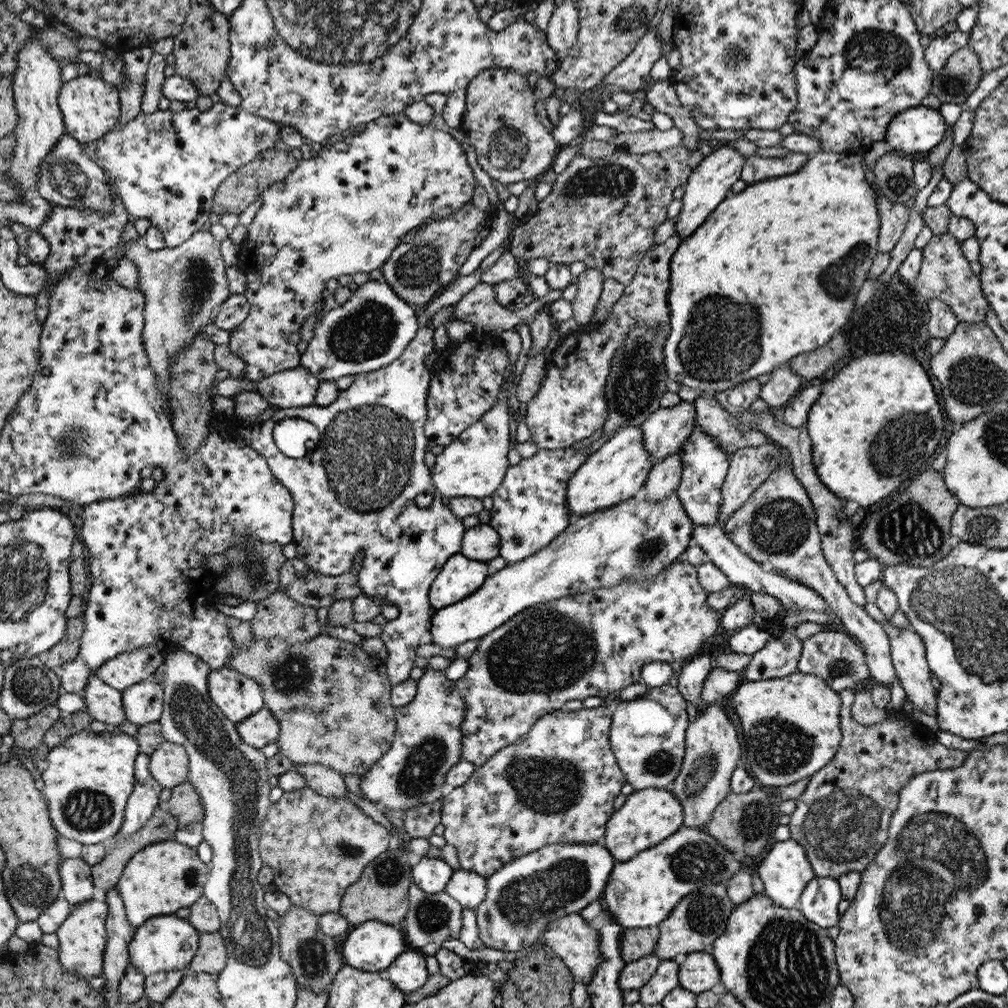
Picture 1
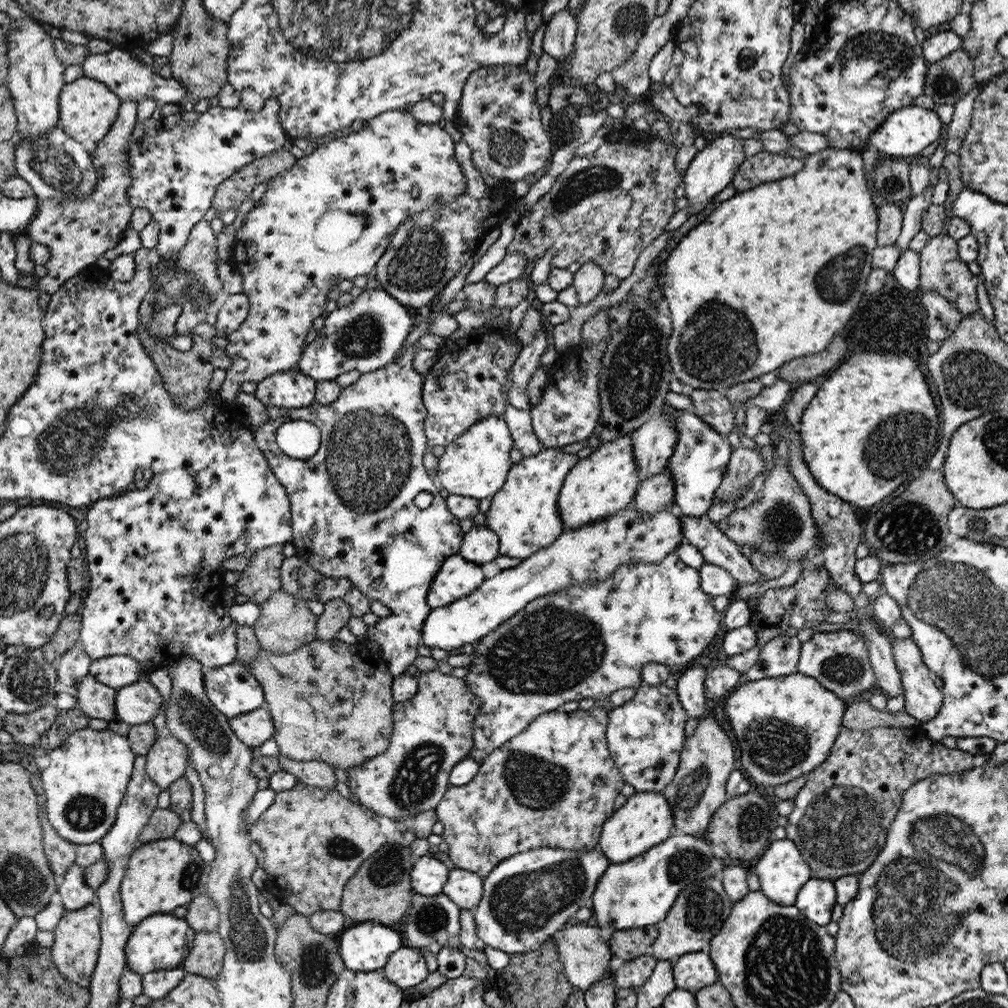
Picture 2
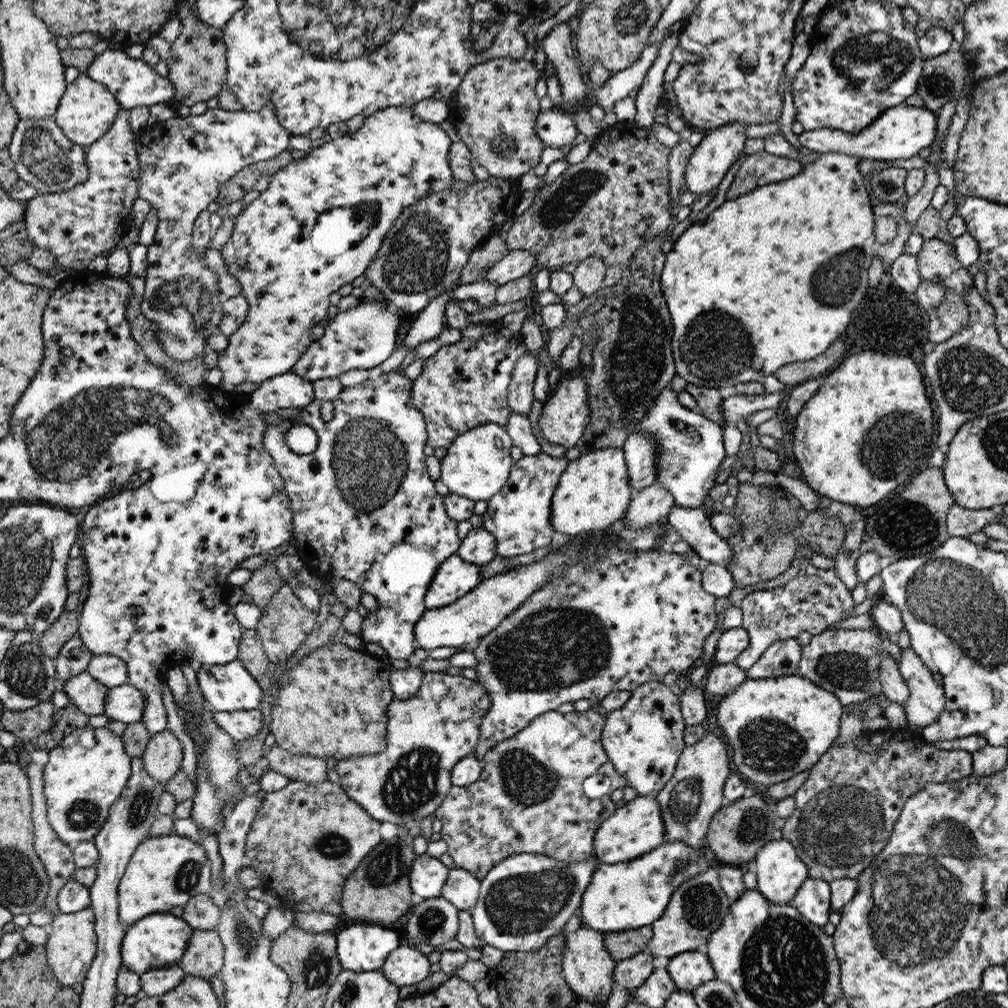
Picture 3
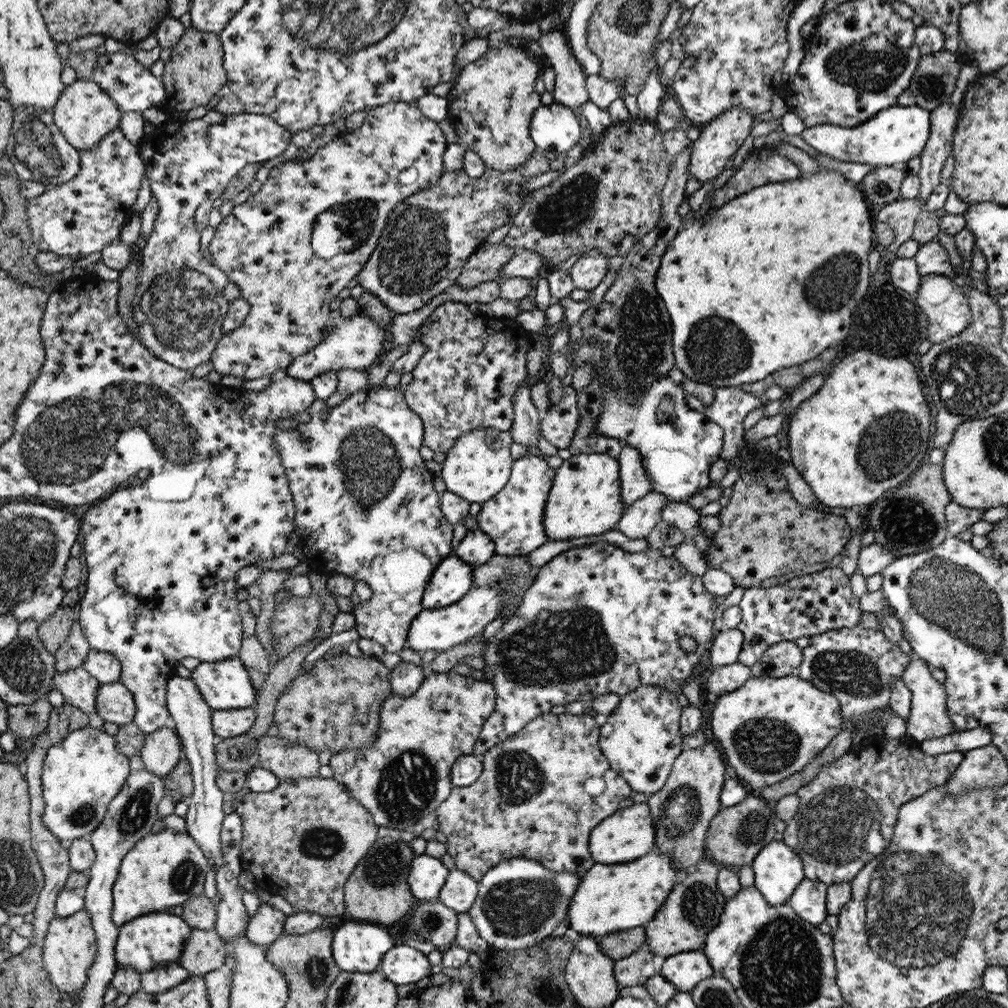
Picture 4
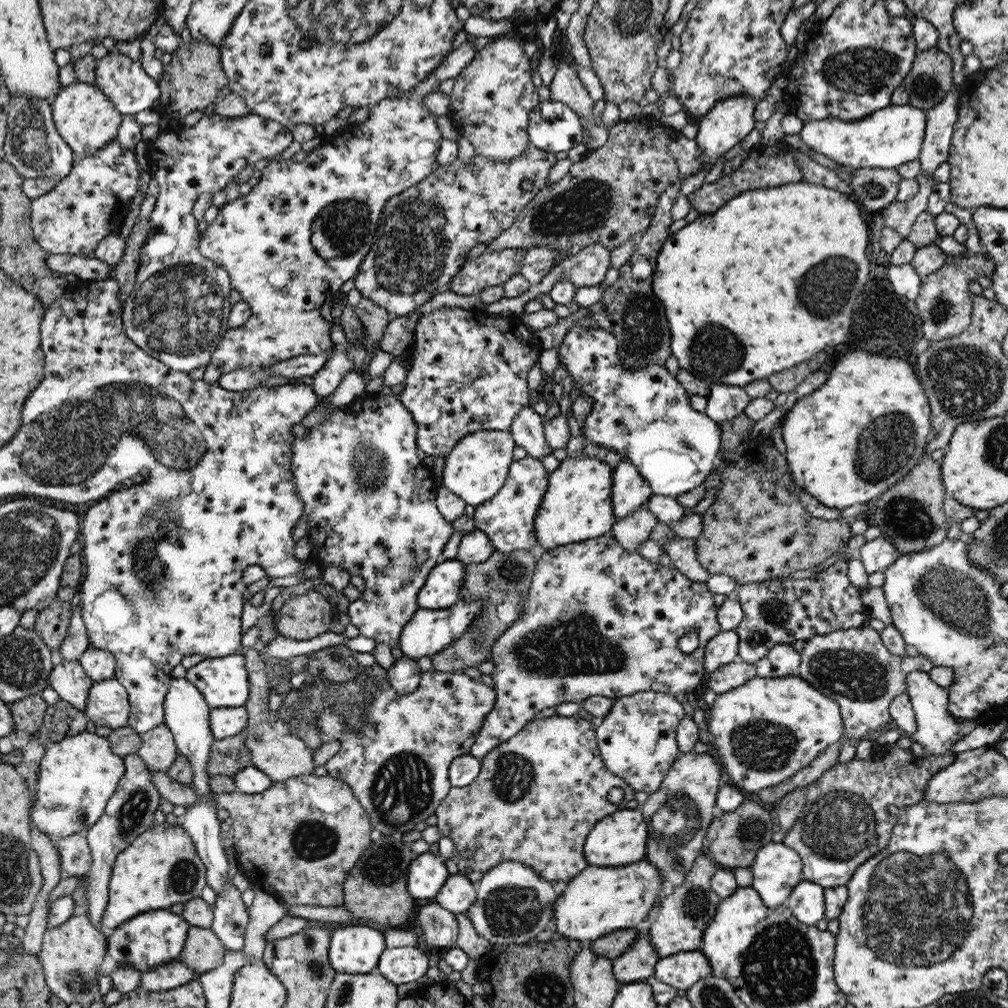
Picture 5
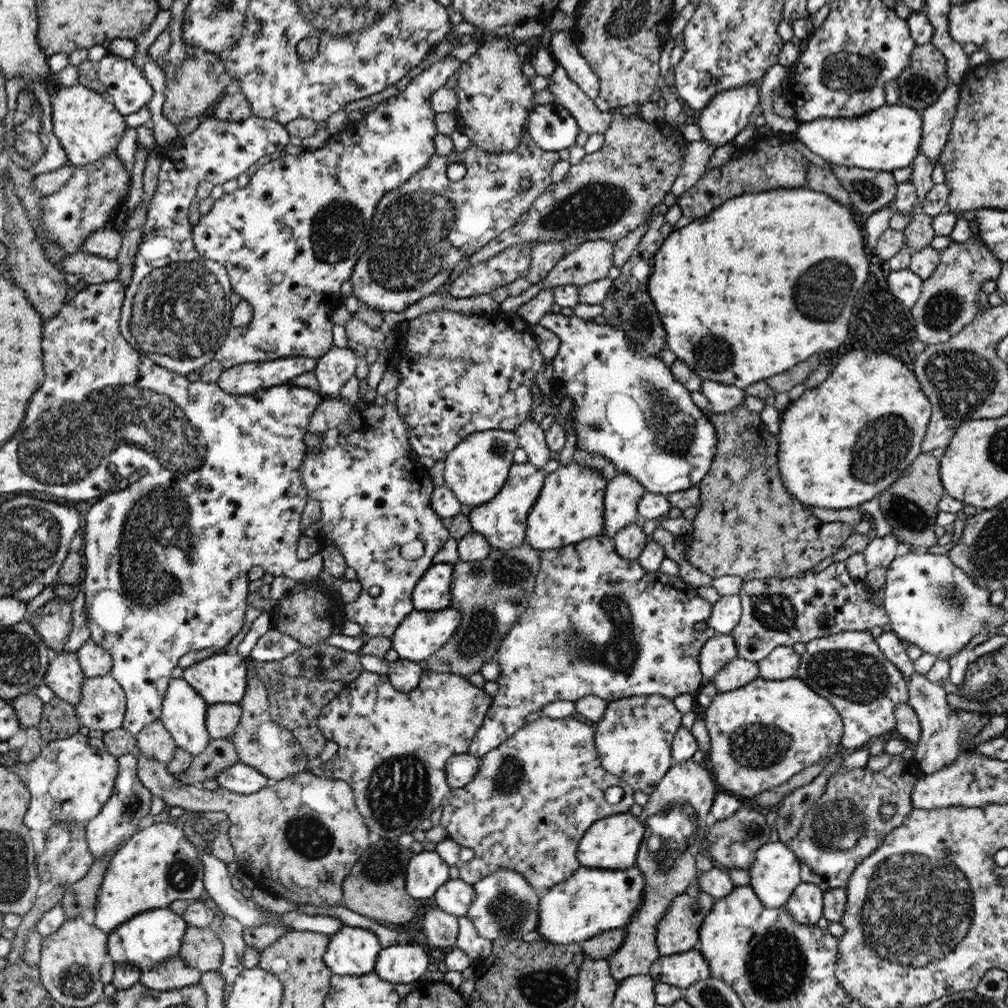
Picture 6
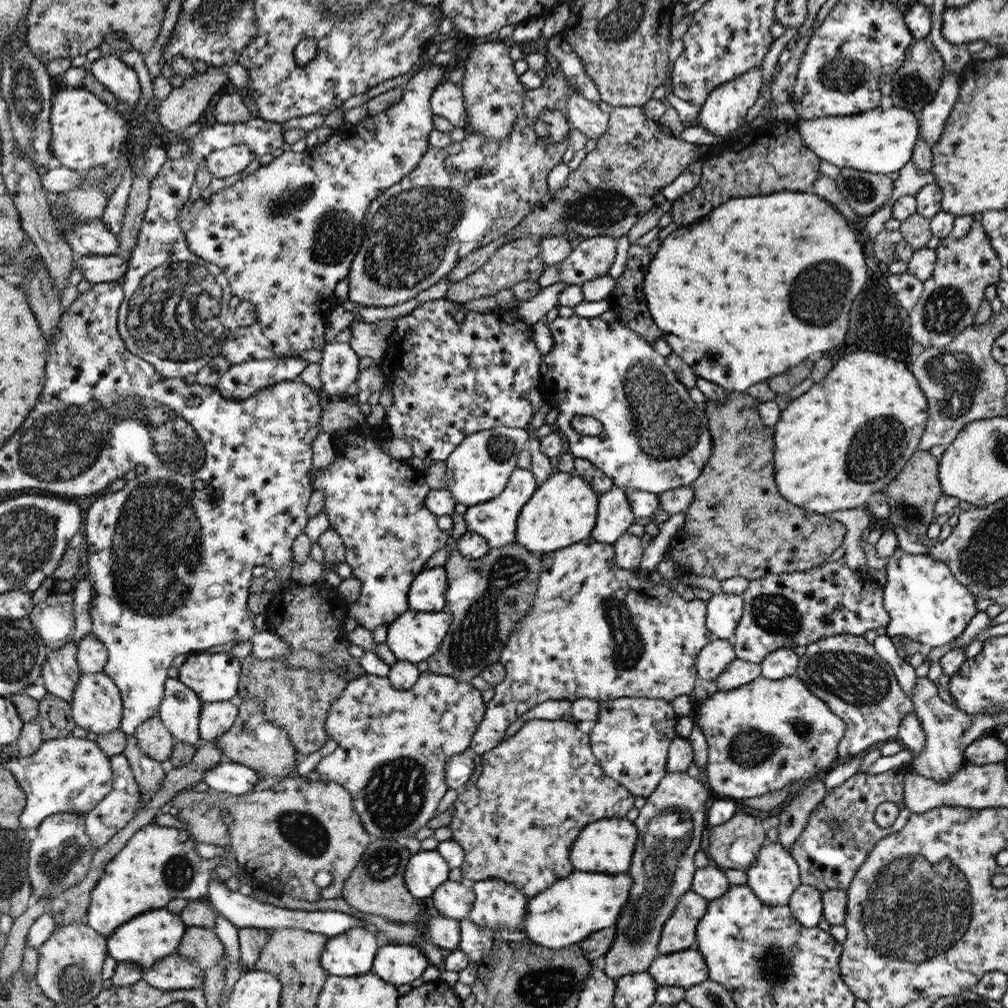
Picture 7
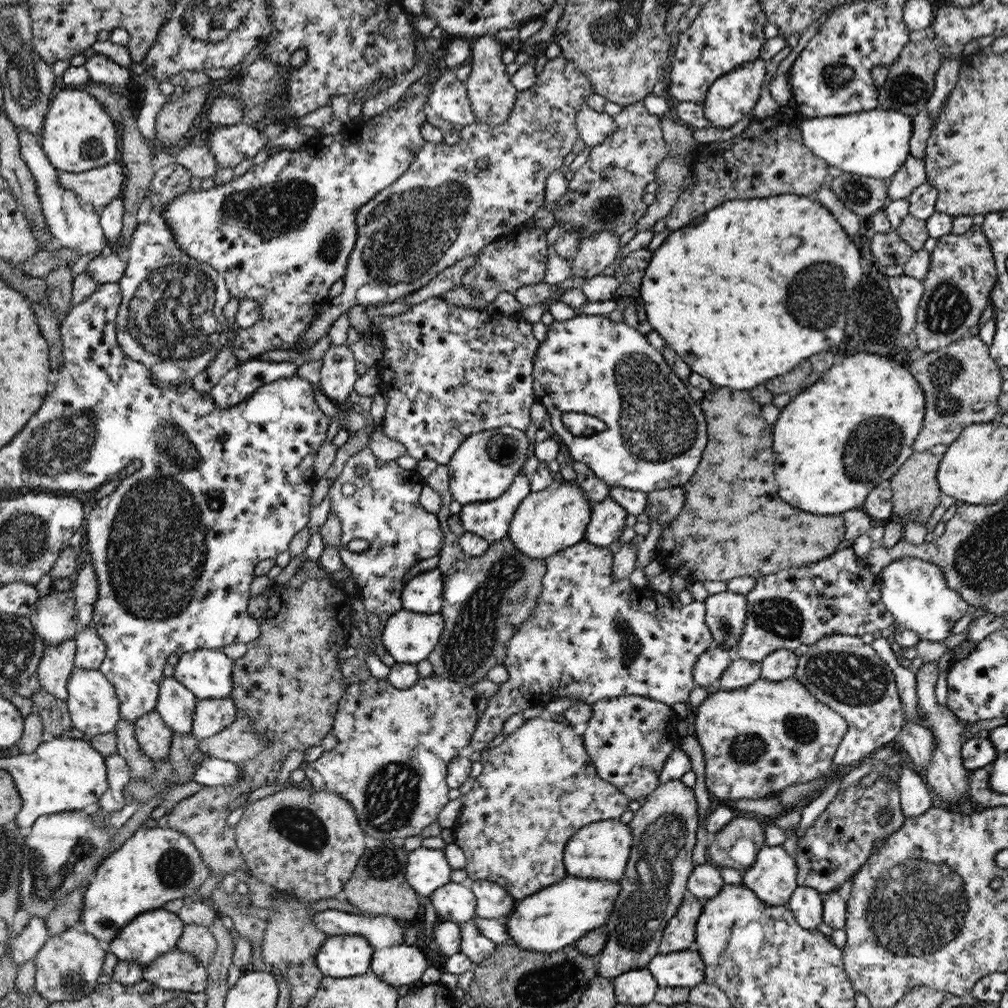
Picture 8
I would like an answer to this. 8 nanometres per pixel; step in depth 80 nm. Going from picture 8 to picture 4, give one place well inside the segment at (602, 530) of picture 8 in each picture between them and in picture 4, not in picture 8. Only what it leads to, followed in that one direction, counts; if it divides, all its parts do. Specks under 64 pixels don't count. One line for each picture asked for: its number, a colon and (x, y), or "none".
4: (635, 483)
5: (630, 490)
6: (623, 493)
7: (614, 516)

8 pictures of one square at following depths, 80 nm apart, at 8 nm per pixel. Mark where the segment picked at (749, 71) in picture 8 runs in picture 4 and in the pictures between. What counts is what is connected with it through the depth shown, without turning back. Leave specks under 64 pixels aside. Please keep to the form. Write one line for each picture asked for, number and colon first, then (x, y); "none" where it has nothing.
4: (717, 141)
5: (730, 121)
6: (720, 122)
7: (727, 104)

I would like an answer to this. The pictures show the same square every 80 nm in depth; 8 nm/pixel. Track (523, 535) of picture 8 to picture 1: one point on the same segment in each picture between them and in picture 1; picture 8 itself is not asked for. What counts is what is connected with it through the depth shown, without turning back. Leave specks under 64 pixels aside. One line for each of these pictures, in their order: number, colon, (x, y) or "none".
1: (614, 473)
2: (602, 484)
3: (594, 491)
4: (586, 499)
5: (578, 506)
6: (571, 507)
7: (563, 510)

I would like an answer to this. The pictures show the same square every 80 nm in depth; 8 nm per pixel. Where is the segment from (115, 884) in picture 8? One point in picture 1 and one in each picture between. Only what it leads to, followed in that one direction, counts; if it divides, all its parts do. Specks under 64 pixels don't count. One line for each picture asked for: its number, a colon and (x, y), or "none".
1: (164, 876)
2: (161, 875)
3: (166, 871)
4: (166, 868)
5: (162, 867)
6: (159, 864)
7: (158, 864)

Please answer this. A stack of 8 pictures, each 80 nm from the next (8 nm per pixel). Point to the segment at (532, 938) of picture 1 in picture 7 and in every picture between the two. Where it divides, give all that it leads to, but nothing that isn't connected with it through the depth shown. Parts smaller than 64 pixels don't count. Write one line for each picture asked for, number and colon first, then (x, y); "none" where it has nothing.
2: (526, 899)
3: (528, 898)
4: (520, 902)
5: (514, 903)
6: (506, 905)
7: (498, 904)

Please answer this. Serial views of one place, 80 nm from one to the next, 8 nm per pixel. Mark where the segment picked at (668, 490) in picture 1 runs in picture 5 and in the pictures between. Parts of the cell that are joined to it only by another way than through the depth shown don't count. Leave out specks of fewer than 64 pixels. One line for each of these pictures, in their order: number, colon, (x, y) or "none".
2: (653, 495)
3: (651, 504)
4: (637, 521)
5: (631, 531)

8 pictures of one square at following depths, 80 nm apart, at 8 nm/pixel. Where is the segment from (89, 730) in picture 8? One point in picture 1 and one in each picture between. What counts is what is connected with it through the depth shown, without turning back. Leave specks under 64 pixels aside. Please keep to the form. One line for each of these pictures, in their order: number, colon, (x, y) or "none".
1: (143, 703)
2: (137, 703)
3: (125, 703)
4: (114, 703)
5: (108, 705)
6: (102, 704)
7: (96, 705)

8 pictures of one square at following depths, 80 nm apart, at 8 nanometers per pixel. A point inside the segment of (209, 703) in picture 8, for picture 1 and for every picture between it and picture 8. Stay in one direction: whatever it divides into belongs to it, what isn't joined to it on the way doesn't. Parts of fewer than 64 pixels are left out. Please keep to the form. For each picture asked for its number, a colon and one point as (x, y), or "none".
1: (261, 728)
2: (253, 728)
3: (240, 724)
4: (226, 723)
5: (224, 722)
6: (221, 721)
7: (216, 718)

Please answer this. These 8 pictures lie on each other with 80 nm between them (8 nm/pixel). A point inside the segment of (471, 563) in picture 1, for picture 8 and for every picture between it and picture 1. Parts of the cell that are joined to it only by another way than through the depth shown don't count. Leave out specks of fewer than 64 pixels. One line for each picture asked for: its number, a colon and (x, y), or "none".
2: (458, 577)
3: (455, 577)
4: (454, 577)
5: (442, 589)
6: (434, 592)
7: (429, 593)
8: (425, 593)

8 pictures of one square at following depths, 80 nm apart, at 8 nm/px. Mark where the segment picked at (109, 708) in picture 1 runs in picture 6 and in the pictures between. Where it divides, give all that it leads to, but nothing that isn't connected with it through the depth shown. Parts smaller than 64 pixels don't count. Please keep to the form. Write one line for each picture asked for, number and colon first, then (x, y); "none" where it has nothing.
2: (96, 700)
3: (86, 693)
4: (78, 688)
5: (69, 680)
6: (65, 676)

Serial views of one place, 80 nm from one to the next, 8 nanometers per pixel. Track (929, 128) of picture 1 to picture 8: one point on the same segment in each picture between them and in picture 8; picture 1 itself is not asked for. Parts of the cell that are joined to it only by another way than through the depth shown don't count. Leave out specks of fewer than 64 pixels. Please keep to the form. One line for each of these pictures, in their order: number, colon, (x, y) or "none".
2: (908, 130)
3: (900, 132)
4: (892, 137)
5: (887, 138)
6: (888, 138)
7: (881, 140)
8: (875, 143)

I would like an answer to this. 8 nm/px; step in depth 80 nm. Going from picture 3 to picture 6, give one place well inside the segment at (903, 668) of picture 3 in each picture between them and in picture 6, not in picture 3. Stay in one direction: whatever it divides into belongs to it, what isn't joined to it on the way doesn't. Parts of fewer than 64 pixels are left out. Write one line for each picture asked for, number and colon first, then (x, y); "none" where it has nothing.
4: (928, 719)
5: (937, 730)
6: (945, 733)

